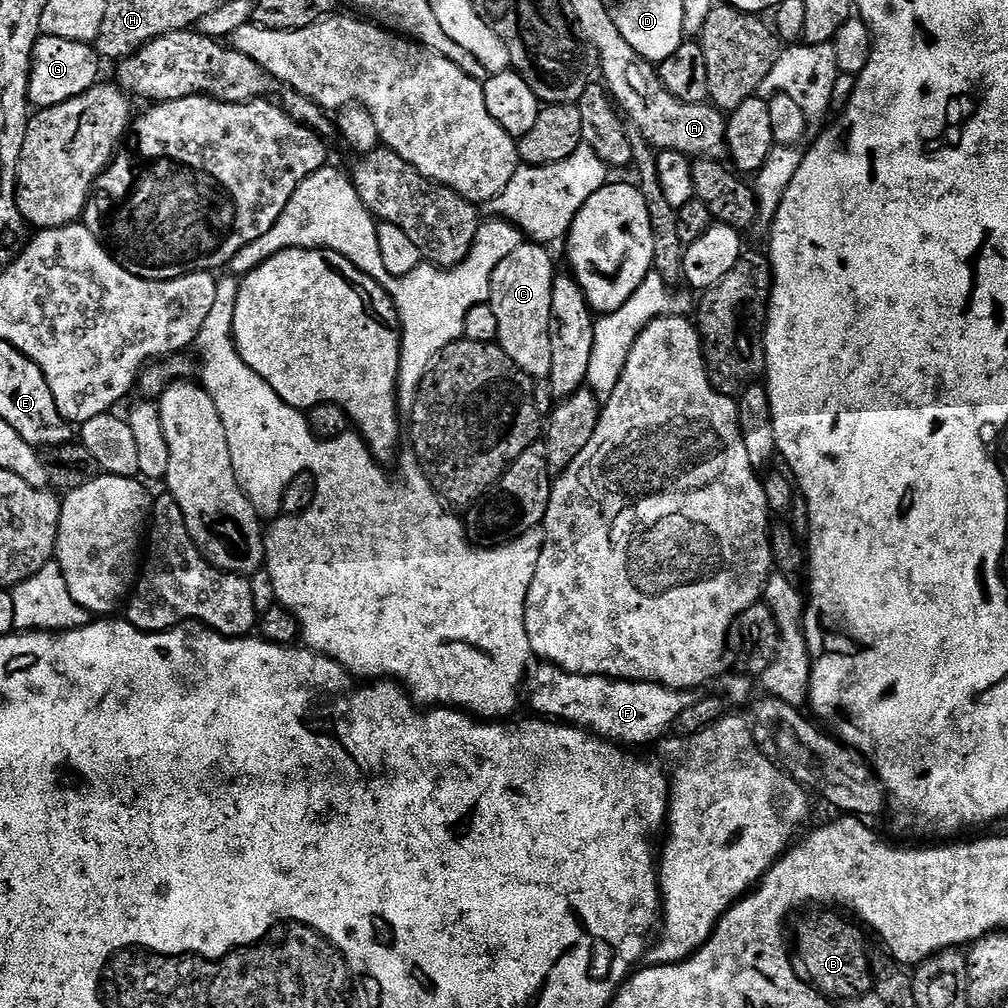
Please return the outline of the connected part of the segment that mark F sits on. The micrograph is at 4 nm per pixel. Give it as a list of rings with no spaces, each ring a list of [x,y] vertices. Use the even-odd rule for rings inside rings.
[[[533,662],[528,665],[528,675],[524,678],[523,691],[526,700],[532,703],[537,717],[551,718],[556,722],[571,724],[583,728],[594,736],[621,746],[636,746],[632,744],[648,744],[660,736],[660,731],[671,729],[674,718],[686,710],[694,699],[691,691],[678,692],[675,688],[667,688],[661,684],[652,684],[648,680],[614,680],[611,676],[587,676],[574,674],[556,664]]]

